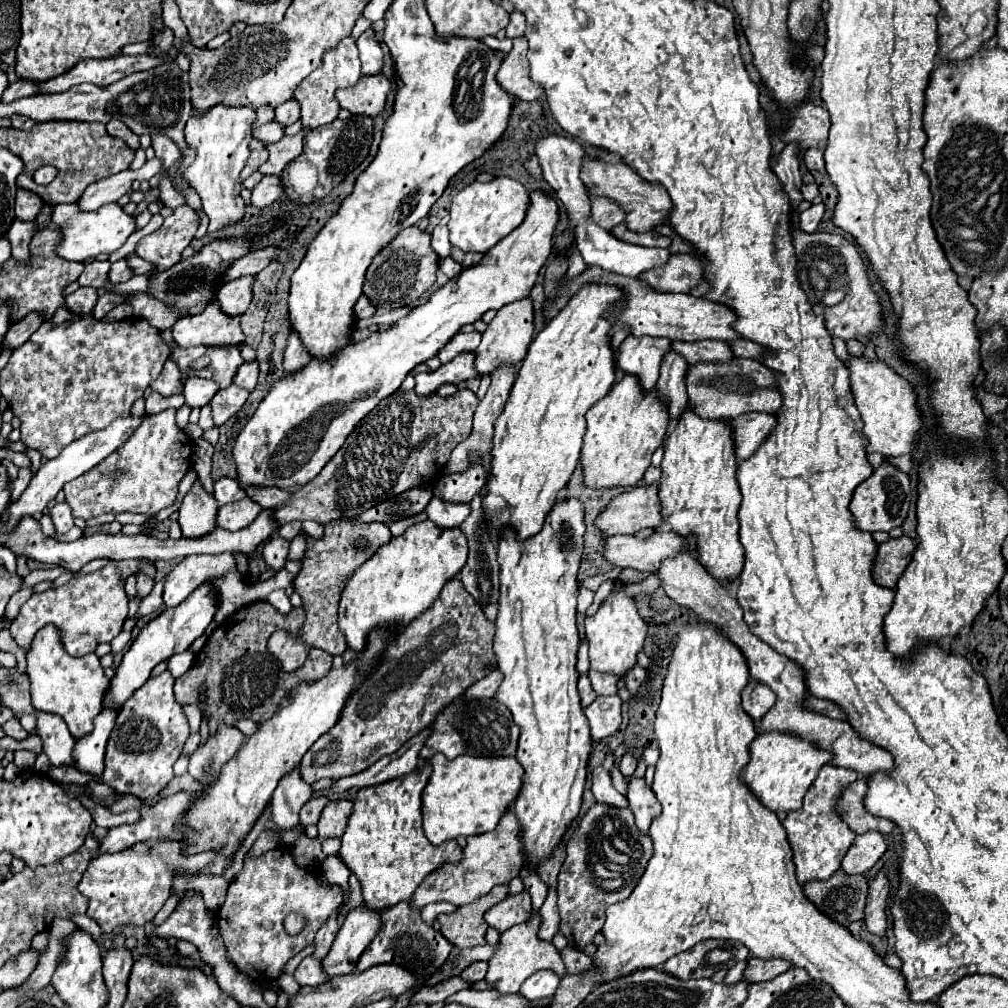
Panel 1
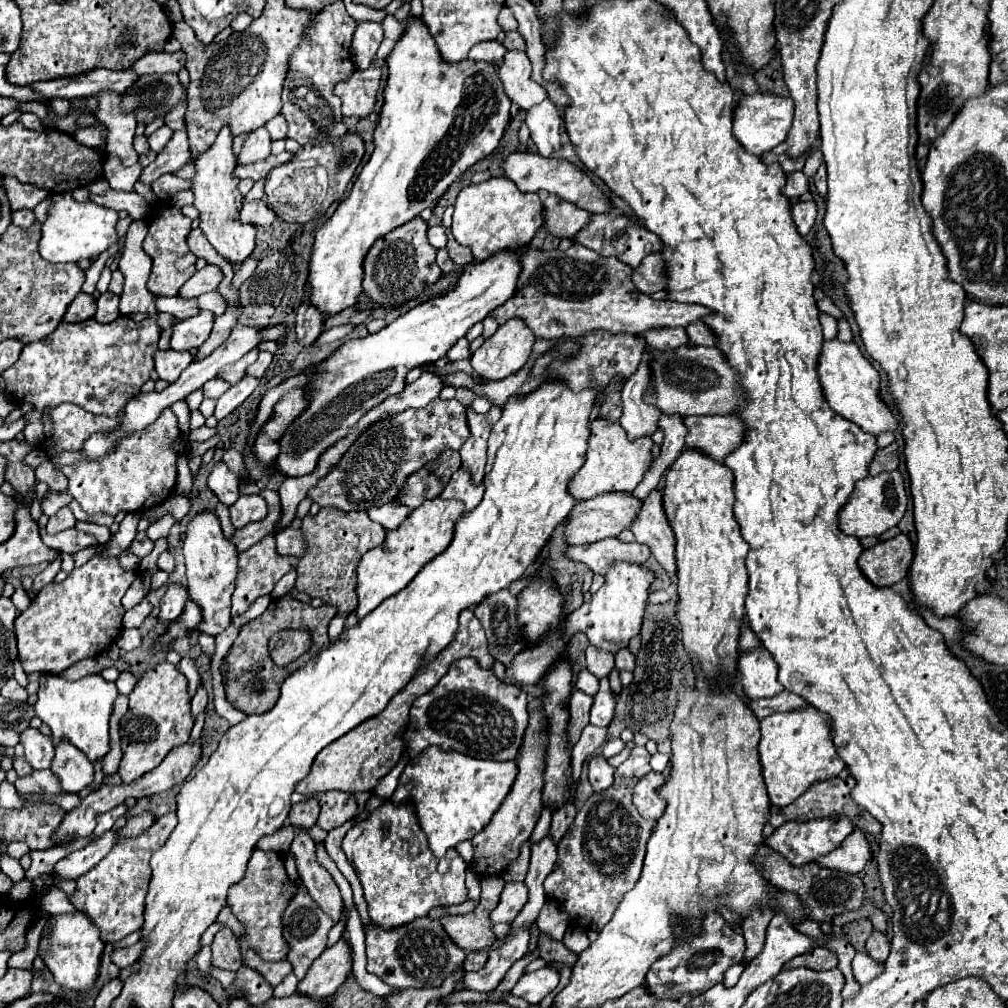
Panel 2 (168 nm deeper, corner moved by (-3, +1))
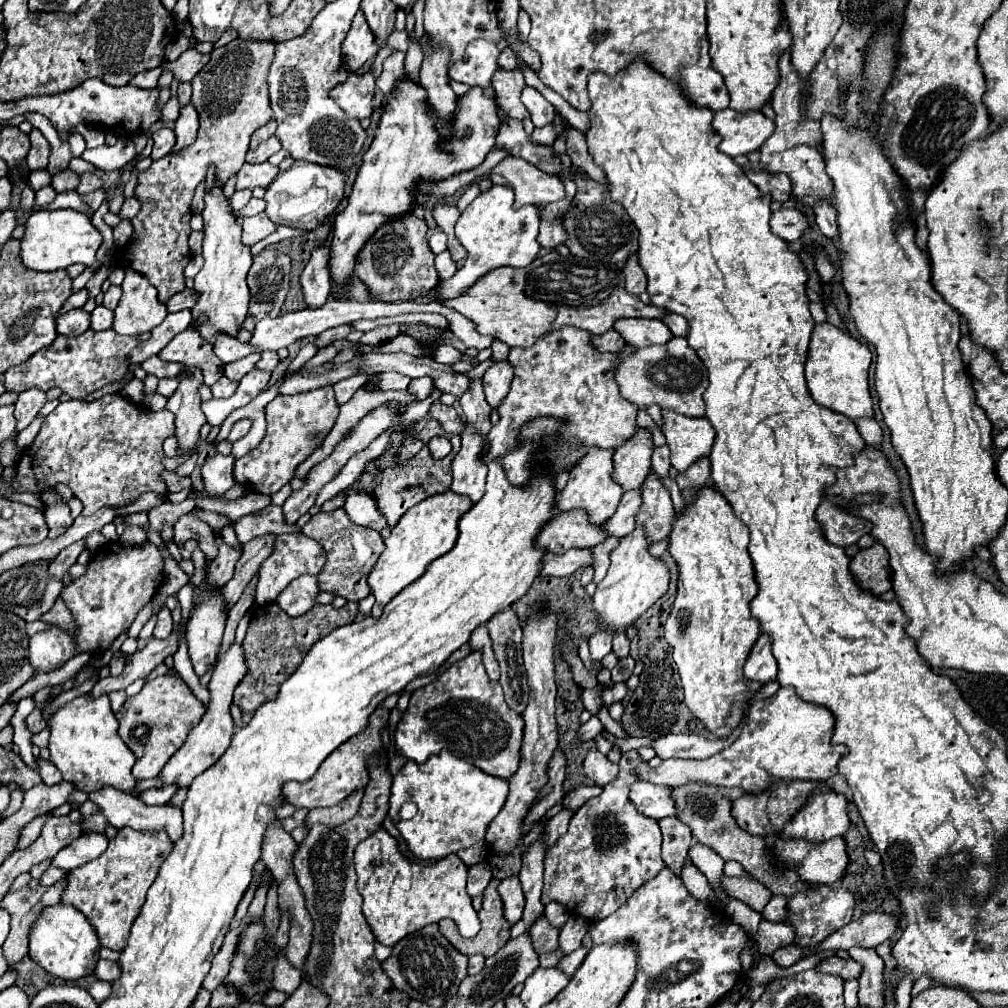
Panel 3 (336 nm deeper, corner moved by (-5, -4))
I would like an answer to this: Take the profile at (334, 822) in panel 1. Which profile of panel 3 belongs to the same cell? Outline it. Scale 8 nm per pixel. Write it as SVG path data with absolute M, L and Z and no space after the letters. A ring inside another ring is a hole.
M357 791L355 795L349 795L343 803L339 803L335 807L329 807L329 809L311 809L305 823L307 823L307 827L313 827L317 823L323 823L323 825L345 823L347 819L351 819L359 811L361 799L363 799L363 791Z

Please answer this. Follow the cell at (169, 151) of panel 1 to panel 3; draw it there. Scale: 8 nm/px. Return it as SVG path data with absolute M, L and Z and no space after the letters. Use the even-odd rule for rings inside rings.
M163 127L163 129L159 129L159 131L153 133L153 141L155 141L155 145L153 145L151 159L157 161L157 159L165 157L167 153L171 153L171 149L175 145L175 133L173 133L173 129Z

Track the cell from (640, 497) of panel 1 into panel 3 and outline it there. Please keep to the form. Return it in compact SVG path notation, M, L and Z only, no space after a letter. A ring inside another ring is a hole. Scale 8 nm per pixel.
M573 509L565 513L557 513L551 523L543 527L539 533L539 547L545 547L551 553L565 553L573 547L589 549L607 539L607 531L603 525L589 523L587 511Z

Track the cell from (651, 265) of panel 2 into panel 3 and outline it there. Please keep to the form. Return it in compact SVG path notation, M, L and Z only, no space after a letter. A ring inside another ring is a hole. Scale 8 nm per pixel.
M631 255L631 257L629 257L623 273L625 273L625 289L627 289L629 293L633 293L633 295L645 293L647 277L645 277L645 271L641 269L641 265L639 265L637 255Z

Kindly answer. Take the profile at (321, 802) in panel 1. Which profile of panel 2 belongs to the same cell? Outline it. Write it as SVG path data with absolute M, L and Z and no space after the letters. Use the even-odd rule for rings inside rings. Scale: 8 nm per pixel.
M309 798L299 804L293 804L293 808L289 812L289 824L309 828L317 822L317 816L319 816L319 802L317 802L317 798Z

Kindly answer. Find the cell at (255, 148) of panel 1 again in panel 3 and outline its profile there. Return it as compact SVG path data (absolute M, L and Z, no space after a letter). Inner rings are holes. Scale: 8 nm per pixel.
M271 121L271 123L263 125L259 131L255 131L255 135L251 137L251 149L257 149L261 143L265 143L269 137L273 137L275 129L277 129L277 123Z

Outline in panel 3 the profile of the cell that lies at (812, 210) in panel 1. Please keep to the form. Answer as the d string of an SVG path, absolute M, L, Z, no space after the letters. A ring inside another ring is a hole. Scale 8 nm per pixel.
M779 209L771 217L771 231L775 231L787 243L797 241L807 231L807 215L799 209Z

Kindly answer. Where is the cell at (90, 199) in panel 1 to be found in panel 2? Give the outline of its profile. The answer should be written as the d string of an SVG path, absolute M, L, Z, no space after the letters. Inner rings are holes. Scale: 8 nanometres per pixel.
M175 130L173 138L169 140L169 144L165 146L163 152L157 154L155 162L149 164L147 168L143 168L139 180L145 184L155 182L159 176L167 174L167 172L175 172L179 168L183 168L191 158L189 152L189 140L187 140L187 130Z

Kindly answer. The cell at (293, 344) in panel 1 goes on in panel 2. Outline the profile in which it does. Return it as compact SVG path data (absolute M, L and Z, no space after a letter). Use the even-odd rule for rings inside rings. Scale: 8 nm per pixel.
M305 290L303 302L297 310L297 322L295 322L297 340L301 346L309 348L317 340L317 336L323 332L323 320L325 320L325 316L317 310L317 306L311 304L309 290Z

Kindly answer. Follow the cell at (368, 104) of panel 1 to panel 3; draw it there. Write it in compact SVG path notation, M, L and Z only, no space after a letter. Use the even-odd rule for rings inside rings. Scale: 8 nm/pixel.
M382 47L379 50L379 57L375 58L373 67L367 73L363 73L363 75L351 73L345 83L331 89L331 97L339 103L339 107L345 111L347 117L353 117L353 119L371 117L371 113L373 113L371 101L375 97L376 81L382 73L382 62L393 51L394 49L391 47Z

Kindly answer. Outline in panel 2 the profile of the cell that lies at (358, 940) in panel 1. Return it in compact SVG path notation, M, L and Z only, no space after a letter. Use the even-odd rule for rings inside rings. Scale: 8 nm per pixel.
M339 940L335 946L327 948L309 968L305 978L299 982L297 992L309 998L329 998L345 982L353 964L351 946L345 940Z

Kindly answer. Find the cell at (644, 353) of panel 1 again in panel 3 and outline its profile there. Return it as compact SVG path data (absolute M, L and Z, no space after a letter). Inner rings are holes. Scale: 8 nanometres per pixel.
M639 427L625 445L615 449L613 463L615 473L613 479L629 489L639 489L645 477L651 471L651 455L653 455L653 435L647 427Z

